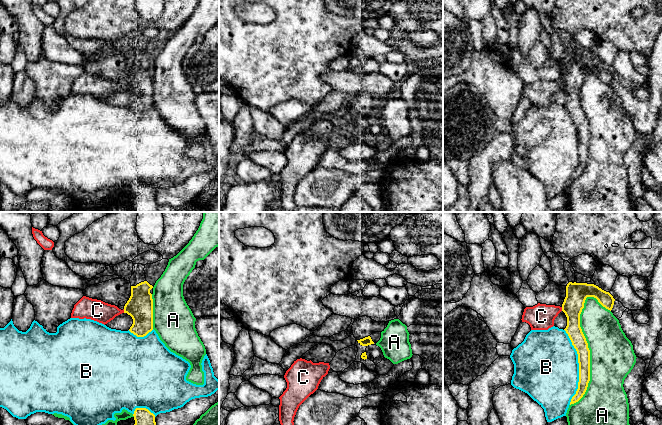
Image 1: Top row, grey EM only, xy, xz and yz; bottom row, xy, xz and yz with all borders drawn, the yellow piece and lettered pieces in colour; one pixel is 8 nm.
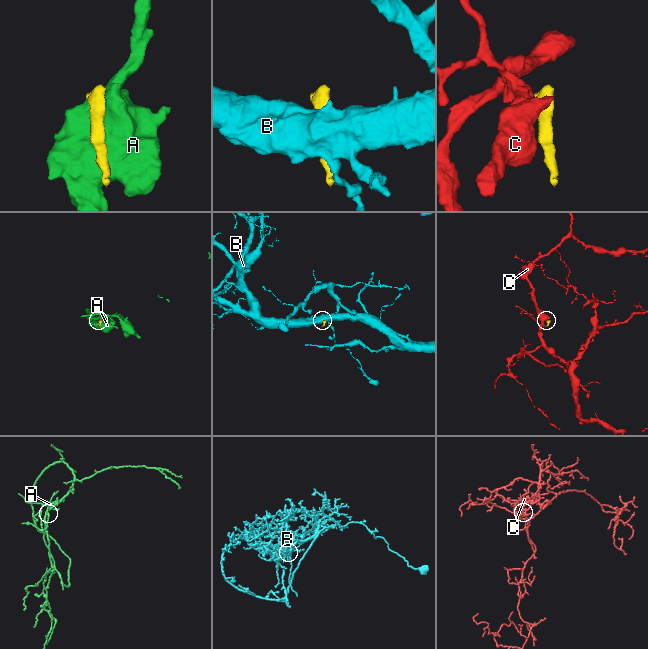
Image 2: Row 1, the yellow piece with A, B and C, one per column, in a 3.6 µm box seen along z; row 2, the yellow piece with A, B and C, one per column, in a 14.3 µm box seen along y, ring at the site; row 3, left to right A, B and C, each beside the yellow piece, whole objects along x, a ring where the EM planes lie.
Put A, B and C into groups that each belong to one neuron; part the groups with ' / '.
A / B / C

